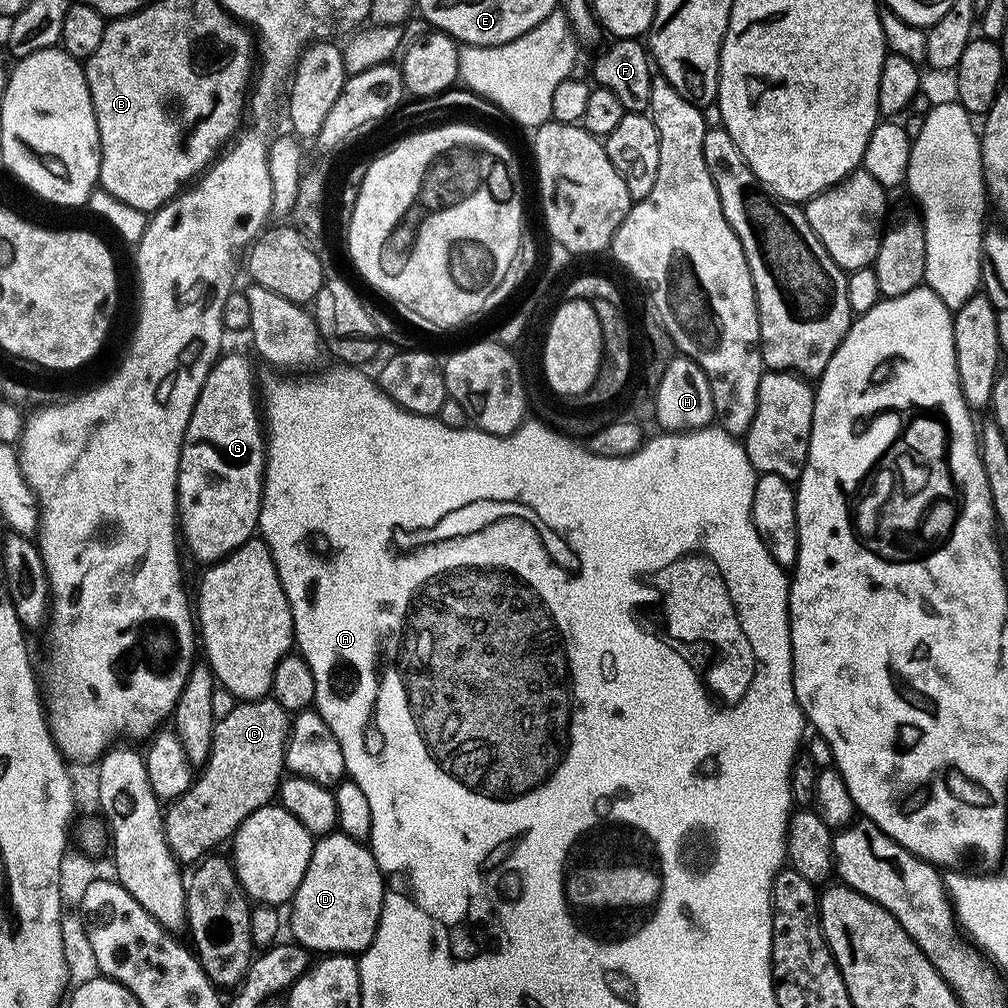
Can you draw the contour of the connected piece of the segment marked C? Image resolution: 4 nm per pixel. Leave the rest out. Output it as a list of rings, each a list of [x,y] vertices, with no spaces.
[[[271,698],[263,700],[241,700],[226,714],[226,718],[215,721],[213,740],[208,760],[199,769],[192,784],[178,797],[167,805],[164,813],[164,833],[168,845],[180,861],[188,866],[191,860],[200,862],[213,851],[215,844],[227,841],[236,835],[236,828],[254,810],[264,808],[277,799],[280,782],[286,775],[284,767],[284,751],[288,745],[290,720],[284,708]]]

